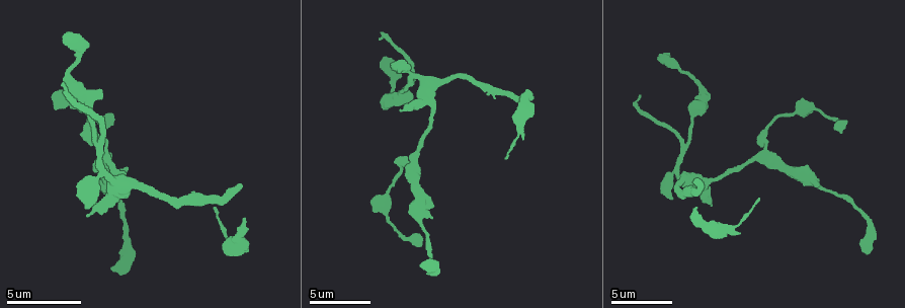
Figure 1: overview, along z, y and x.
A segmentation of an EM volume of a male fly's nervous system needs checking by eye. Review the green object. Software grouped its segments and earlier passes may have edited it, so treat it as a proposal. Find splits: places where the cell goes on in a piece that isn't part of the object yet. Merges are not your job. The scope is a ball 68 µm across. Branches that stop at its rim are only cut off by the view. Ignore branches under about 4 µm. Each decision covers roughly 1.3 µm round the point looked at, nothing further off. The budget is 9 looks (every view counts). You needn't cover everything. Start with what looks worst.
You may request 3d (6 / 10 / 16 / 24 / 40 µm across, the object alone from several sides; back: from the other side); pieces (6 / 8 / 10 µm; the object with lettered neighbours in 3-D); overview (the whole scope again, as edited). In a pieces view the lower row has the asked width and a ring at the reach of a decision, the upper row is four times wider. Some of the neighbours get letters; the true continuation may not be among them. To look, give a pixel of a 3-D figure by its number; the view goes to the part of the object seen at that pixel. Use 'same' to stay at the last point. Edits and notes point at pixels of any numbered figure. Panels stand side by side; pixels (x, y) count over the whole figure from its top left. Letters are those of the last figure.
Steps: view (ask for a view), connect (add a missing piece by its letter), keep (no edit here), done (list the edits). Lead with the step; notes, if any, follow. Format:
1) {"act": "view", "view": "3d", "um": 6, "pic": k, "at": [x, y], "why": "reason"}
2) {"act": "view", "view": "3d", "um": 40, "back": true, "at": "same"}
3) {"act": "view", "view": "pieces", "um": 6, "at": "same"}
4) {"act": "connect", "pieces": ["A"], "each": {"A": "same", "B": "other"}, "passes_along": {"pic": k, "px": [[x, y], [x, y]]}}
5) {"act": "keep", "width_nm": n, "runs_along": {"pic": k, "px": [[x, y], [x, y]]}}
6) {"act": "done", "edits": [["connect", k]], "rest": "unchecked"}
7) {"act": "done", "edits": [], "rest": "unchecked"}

{"act": "view", "view": "3d", "um": 6, "pic": 1, "at": [213, 210], "why": "an open end"}

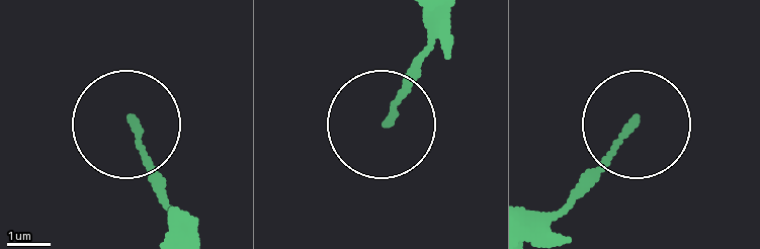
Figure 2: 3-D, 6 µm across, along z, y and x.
{"act": "view", "view": "pieces", "um": 6, "pic": 2, "at": [390, 122]}

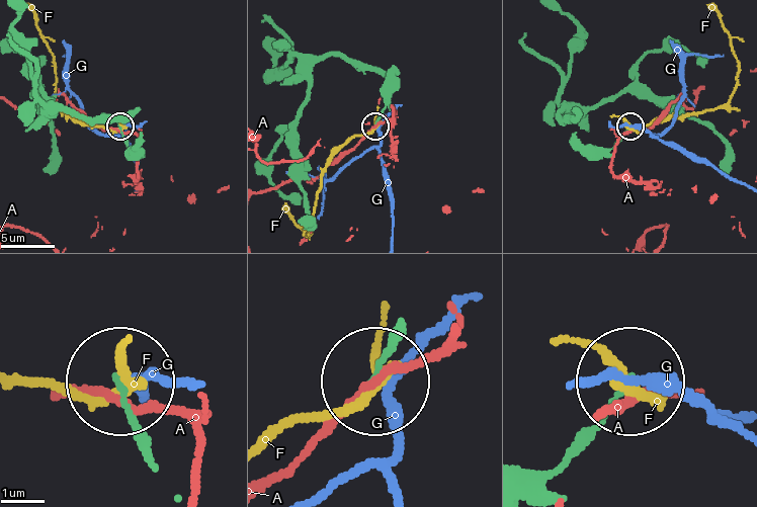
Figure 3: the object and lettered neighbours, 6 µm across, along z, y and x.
{"act": "keep", "each": {"A": "other", "F": "other", "G": "other"}, "runs_along": {"pic": 3, "px": [[399, 331], [373, 382]]}, "found": "no lettered piece goes on from it"}

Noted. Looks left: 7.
{"act": "view", "view": "pieces", "um": 8, "pic": 1, "at": [844, 122], "why": "branch stops here"}

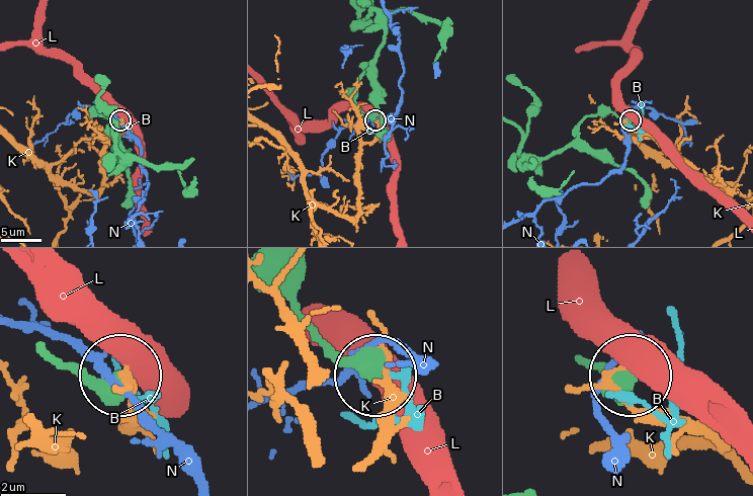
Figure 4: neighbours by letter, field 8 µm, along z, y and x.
{"act": "keep", "each": {"B": "other", "K": "other", "L": "other", "N": "other"}, "runs_along": {"pic": 4, "px": [[585, 359], [632, 378]]}, "found": "no lettered piece goes on from it"}

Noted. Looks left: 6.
{"act": "view", "view": "pieces", "um": 10, "pic": 1, "at": [868, 254], "why": "long arm stops here"}

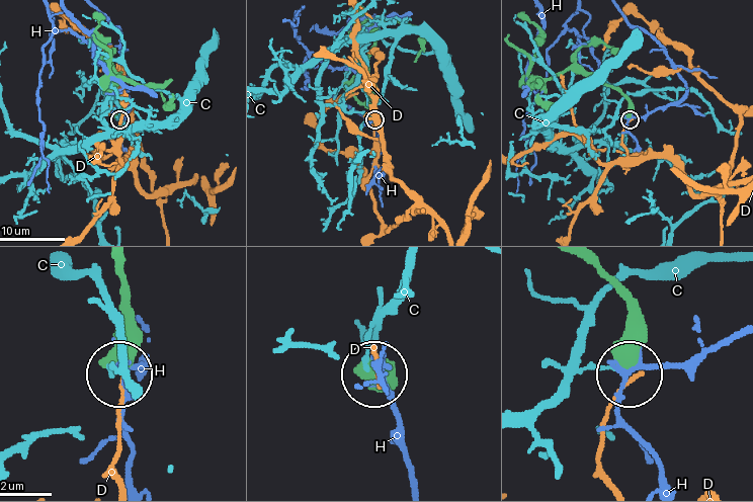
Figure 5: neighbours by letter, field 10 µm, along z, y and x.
{"act": "keep", "each": {"C": "other", "D": "other", "H": "other"}, "runs_along": {"pic": 5, "px": [[589, 264], [626, 304], [635, 362], [631, 373]]}, "found": "none of them fits"}

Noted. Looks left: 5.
{"act": "view", "view": "3d", "um": 10, "pic": 1, "at": [89, 213], "why": "free end"}

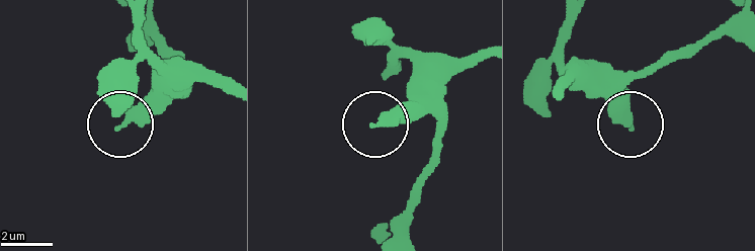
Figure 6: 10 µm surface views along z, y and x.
{"act": "view", "view": "pieces", "um": 6, "pic": 6, "at": [378, 125]}

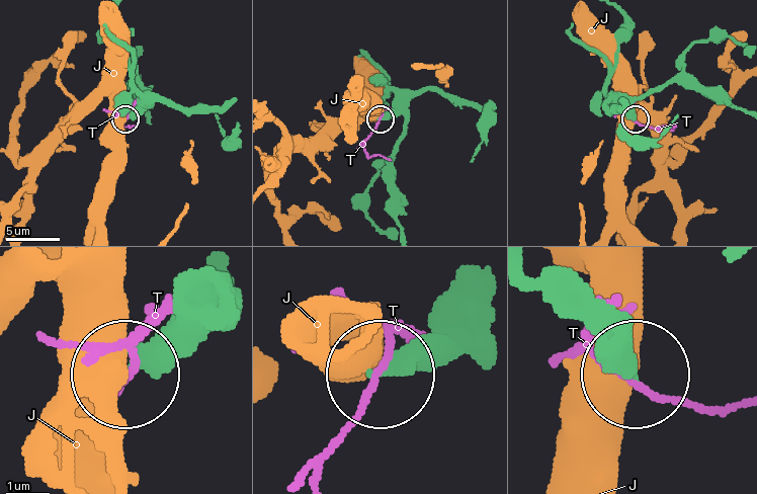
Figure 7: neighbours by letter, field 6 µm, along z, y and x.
{"act": "keep", "each": {"J": "other", "T": "other"}, "found": "none of them fits"}

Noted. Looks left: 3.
{"act": "done", "edits": [], "rest": "unchecked"}

